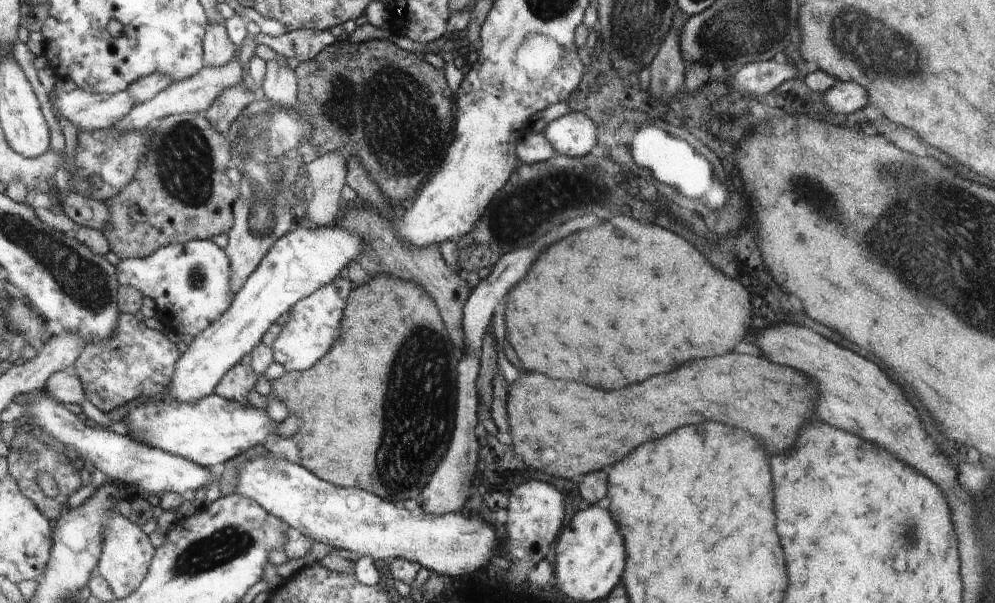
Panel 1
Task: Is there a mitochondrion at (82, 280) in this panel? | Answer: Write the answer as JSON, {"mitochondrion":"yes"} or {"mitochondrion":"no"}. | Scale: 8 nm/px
{"mitochondrion":"yes"}

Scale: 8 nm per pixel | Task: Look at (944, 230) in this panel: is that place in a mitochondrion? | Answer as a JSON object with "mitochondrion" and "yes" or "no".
{"mitochondrion":"yes"}

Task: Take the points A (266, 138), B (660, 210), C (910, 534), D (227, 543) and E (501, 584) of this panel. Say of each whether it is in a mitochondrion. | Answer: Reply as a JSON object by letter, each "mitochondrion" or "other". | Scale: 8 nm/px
{"A":"mitochondrion","B":"other","C":"mitochondrion","D":"mitochondrion","E":"mitochondrion"}

